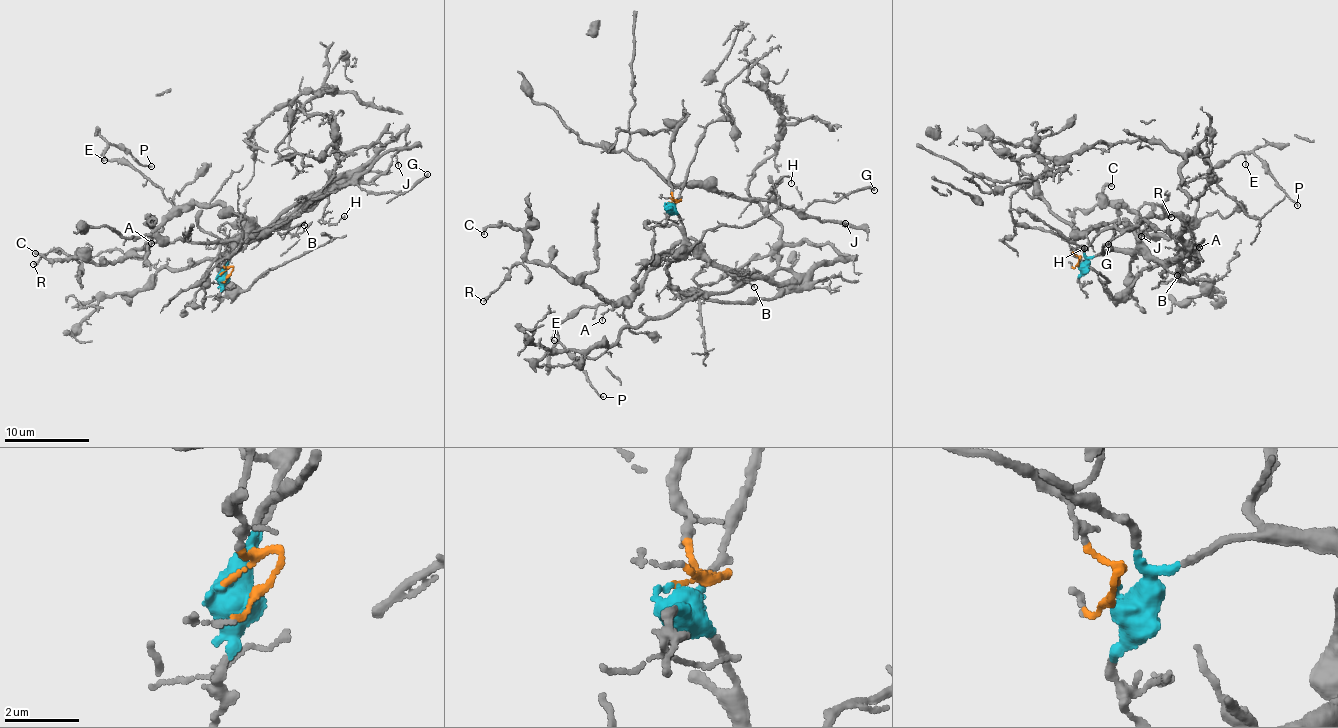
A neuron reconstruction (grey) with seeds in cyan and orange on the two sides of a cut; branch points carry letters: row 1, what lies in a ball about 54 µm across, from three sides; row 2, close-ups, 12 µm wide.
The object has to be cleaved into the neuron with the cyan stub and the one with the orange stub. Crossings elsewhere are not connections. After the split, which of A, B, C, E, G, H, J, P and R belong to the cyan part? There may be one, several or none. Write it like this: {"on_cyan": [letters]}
{"on_cyan": ["A", "B", "C", "E", "P", "R"]}

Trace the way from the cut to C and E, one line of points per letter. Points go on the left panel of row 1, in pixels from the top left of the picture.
C: (220, 274), (248, 221), (212, 204), (179, 209), (142, 247), (112, 262), (35, 253)
E: (220, 274), (248, 221), (212, 204), (175, 207), (160, 188), (109, 160), (104, 150), (104, 161)

